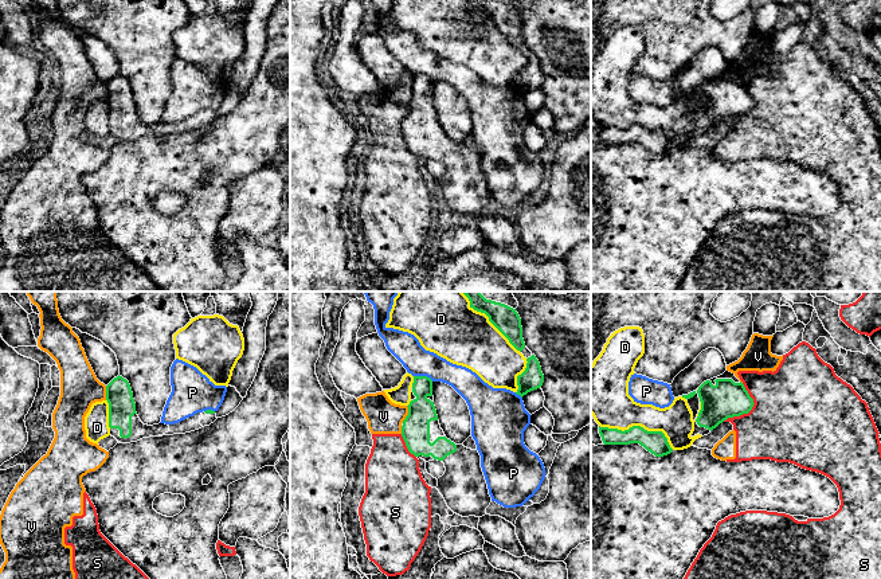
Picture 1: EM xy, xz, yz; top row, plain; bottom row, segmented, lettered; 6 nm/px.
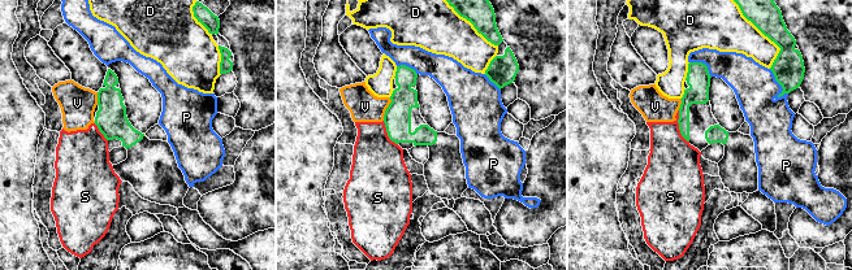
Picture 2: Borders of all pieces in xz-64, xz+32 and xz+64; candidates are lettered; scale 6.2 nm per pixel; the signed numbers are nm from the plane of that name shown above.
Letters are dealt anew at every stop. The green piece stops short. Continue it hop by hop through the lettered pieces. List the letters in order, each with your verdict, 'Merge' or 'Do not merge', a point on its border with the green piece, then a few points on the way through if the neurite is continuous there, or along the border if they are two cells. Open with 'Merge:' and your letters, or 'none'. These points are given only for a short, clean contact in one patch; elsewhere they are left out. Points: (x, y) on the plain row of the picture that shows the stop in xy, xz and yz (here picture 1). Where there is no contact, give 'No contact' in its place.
Merge: none
D: Do not merge. Touches green at yz (639, 125)
P: Do not merge. Touches green at xz (423, 75)
S: Do not merge. Touches green at yz (750, 109). Boundary: yz (743, 82), (754, 105), (747, 112), (728, 116), (723, 120)
V: Do not merge. Touches green at xz (408, 113). Boundary: xz (407, 105), (407, 113), (402, 121)

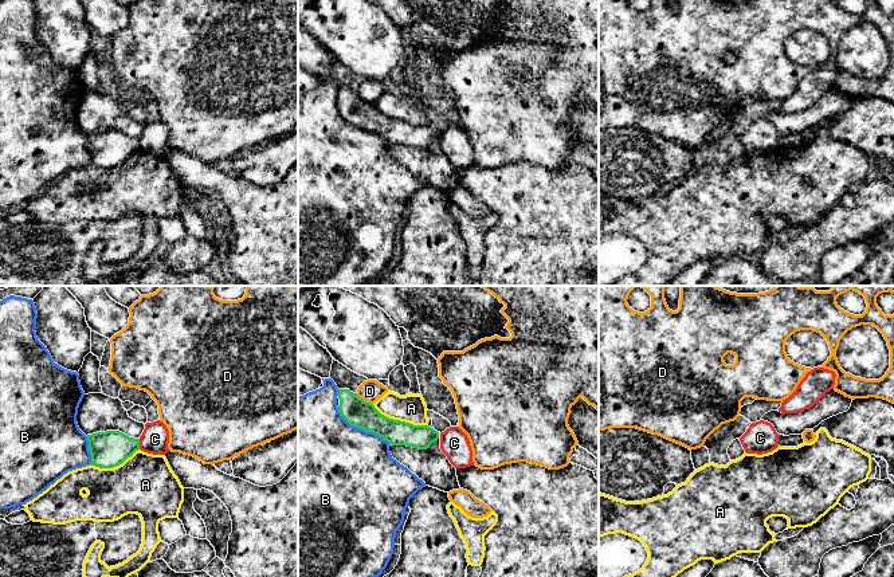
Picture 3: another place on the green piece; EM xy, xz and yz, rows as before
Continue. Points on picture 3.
Merge: none
A: Do not merge. Touches green at xz (399, 120)
B: Do not merge. Touches green at xz (361, 128)
C: Do not merge. Touches green at xy (138, 144). Boundary: xy (138, 138), (140, 148)
D: Do not merge. Touches green at xz (363, 99)

